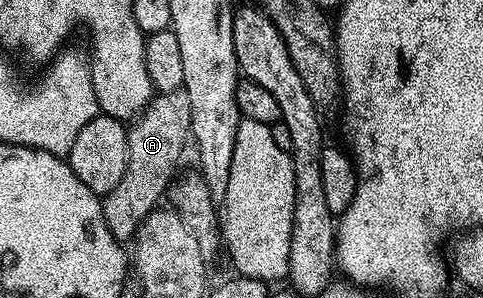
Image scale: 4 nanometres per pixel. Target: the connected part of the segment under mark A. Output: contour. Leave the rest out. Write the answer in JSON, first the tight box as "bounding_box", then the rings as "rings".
{"bounding_box":[102,89,191,245],"rings":[[[182,89],[153,94],[152,100],[128,127],[126,173],[122,173],[122,181],[118,181],[118,185],[114,185],[114,189],[102,199],[106,225],[117,243],[124,245],[127,239],[128,242],[135,240],[136,230],[142,221],[150,212],[157,210],[159,203],[156,202],[167,196],[177,174],[176,162],[184,146],[189,146],[191,133],[190,101]]]}

